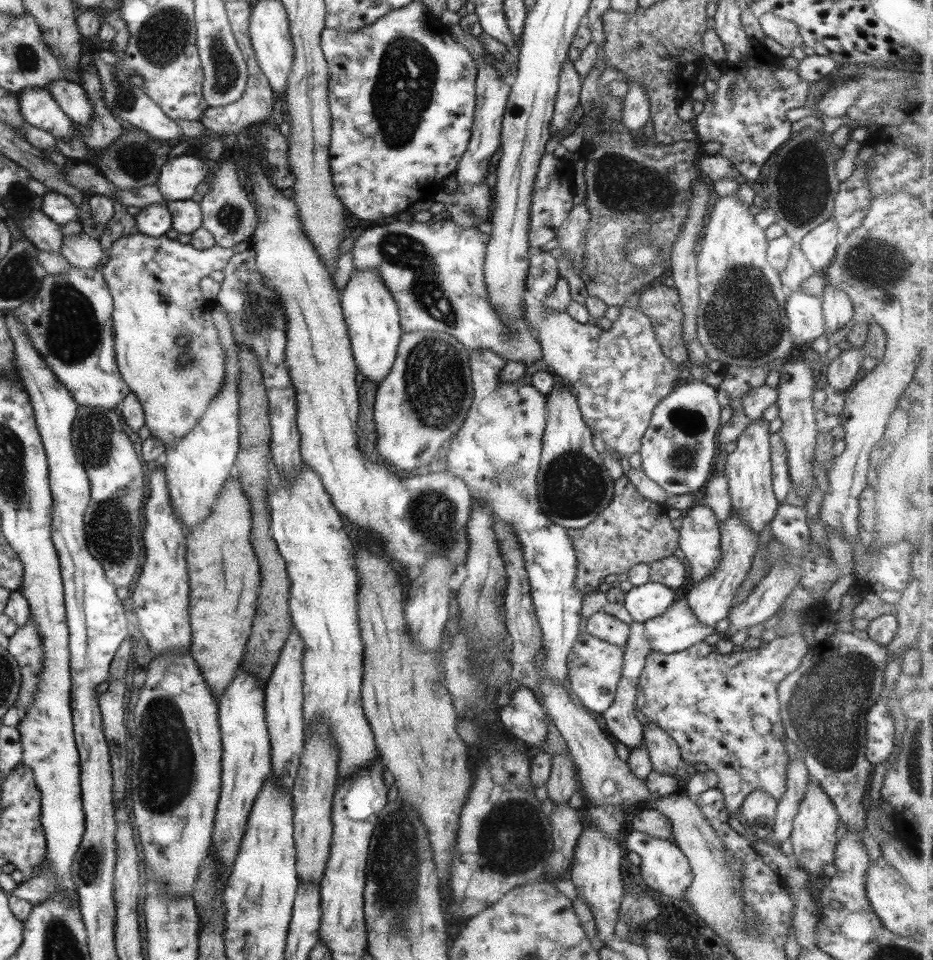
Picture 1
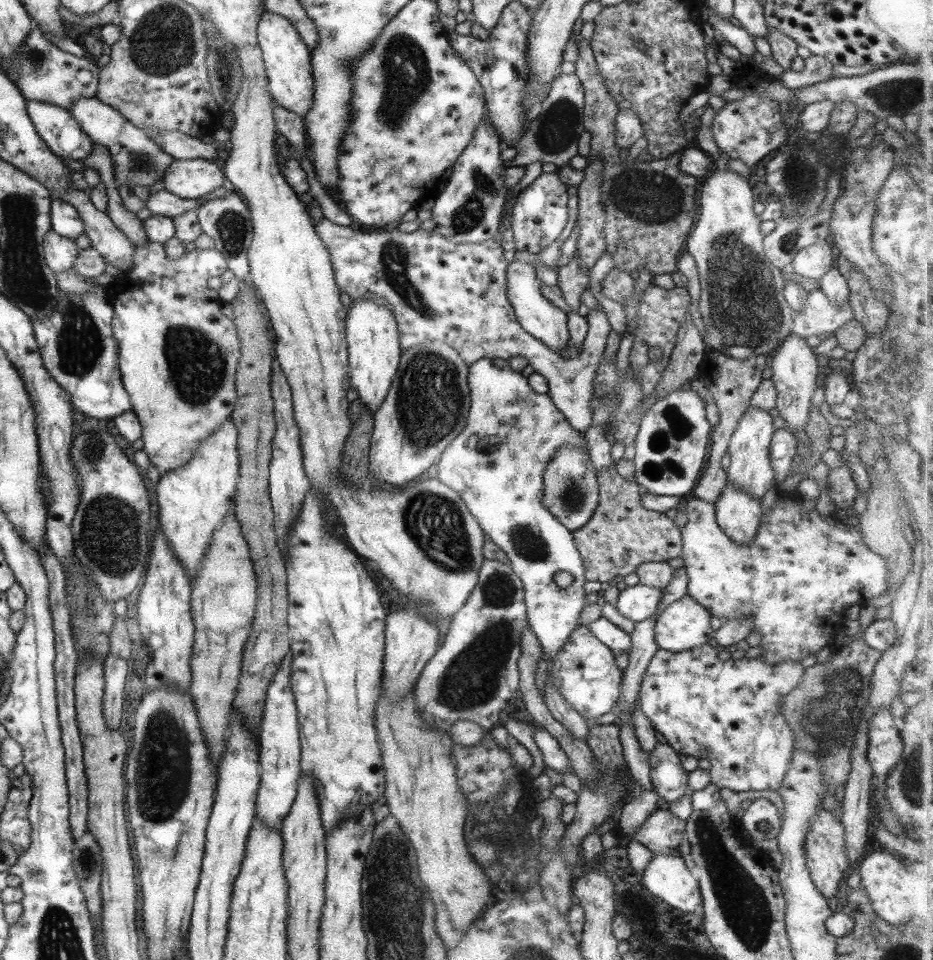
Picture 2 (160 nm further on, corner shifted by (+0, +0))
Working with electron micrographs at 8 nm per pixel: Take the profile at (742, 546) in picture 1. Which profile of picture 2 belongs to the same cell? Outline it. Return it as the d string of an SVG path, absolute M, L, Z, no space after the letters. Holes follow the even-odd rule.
M726 480L721 496L715 500L714 517L717 526L736 543L742 545L754 535L762 511L760 500L743 492Z

